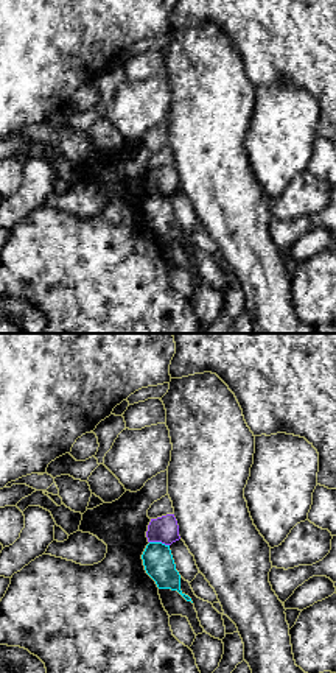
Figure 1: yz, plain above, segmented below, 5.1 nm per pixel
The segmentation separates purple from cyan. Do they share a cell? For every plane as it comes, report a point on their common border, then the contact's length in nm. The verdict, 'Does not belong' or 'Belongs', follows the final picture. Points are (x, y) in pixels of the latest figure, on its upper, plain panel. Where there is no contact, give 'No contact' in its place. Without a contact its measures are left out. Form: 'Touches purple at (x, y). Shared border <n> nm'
Touches purple at (159, 192). Shared border 110 nm

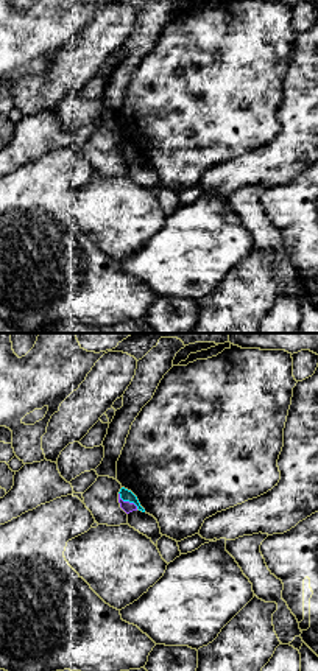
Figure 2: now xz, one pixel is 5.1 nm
Touches purple at (127, 153). Shared border 130 nm

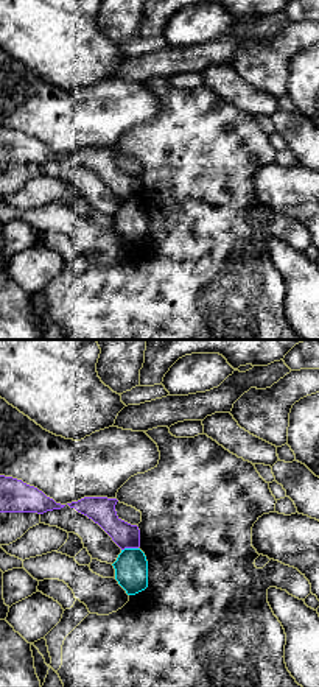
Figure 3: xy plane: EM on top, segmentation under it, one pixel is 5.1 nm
Touches purple at (129, 198). Shared border 90 nm

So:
Does not belong

